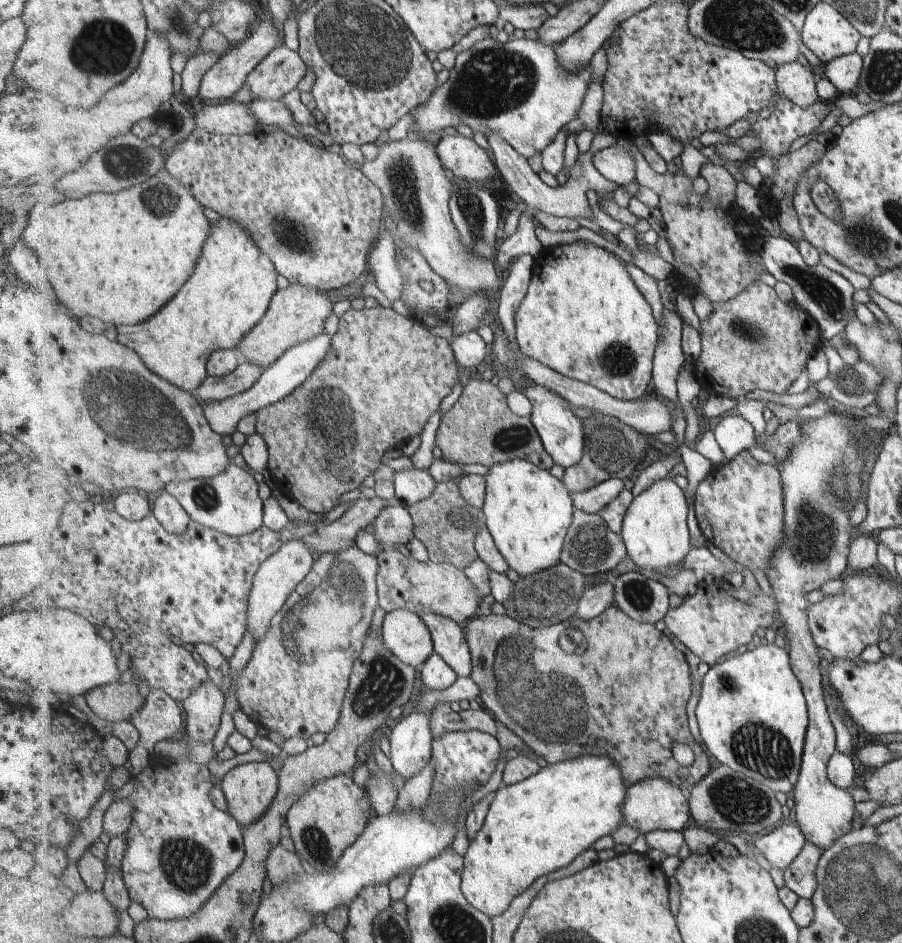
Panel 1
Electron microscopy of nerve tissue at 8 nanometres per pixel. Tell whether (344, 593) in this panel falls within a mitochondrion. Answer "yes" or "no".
yes

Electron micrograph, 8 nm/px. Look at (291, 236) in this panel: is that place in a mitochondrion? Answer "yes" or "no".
yes

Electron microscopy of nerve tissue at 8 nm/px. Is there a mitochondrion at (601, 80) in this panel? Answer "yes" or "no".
no

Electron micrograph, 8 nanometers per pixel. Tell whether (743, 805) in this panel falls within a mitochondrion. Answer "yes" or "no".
yes

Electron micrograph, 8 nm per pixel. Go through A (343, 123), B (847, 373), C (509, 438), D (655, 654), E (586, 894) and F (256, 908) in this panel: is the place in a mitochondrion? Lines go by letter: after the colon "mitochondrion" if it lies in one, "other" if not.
A: other
B: mitochondrion
C: mitochondrion
D: other
E: other
F: other

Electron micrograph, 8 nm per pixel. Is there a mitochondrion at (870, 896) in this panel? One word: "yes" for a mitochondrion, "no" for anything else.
yes

